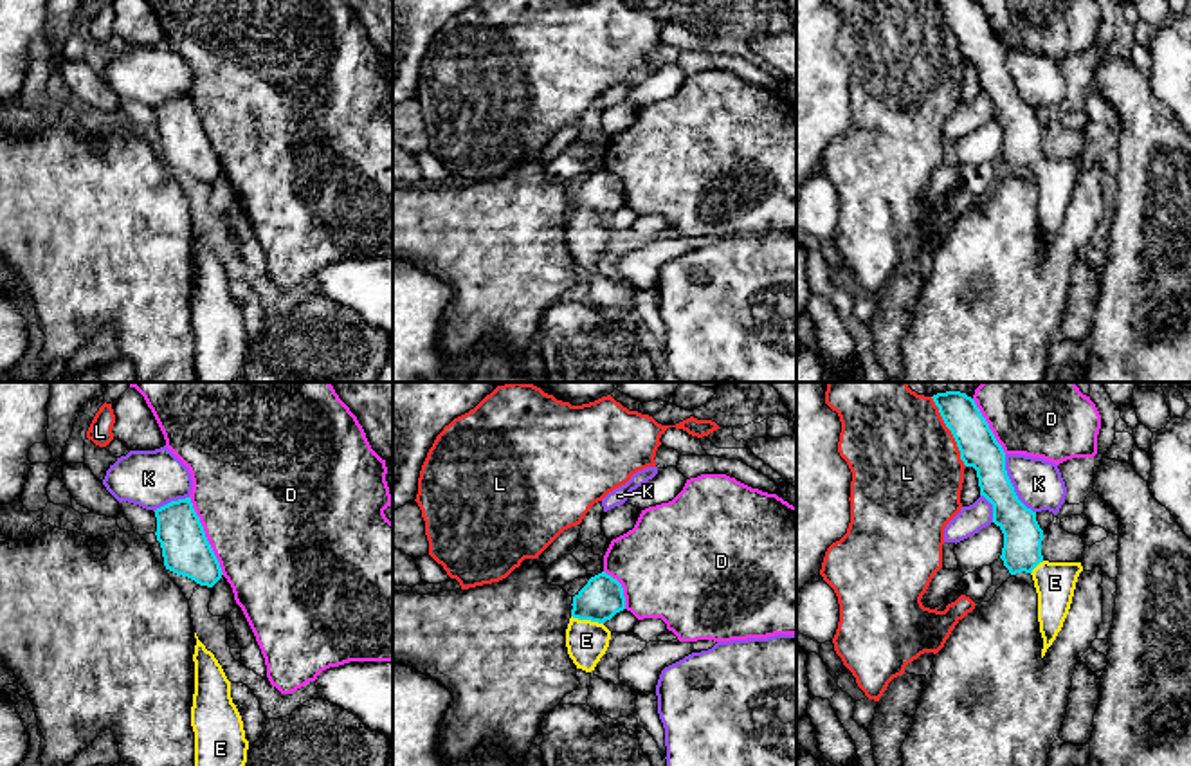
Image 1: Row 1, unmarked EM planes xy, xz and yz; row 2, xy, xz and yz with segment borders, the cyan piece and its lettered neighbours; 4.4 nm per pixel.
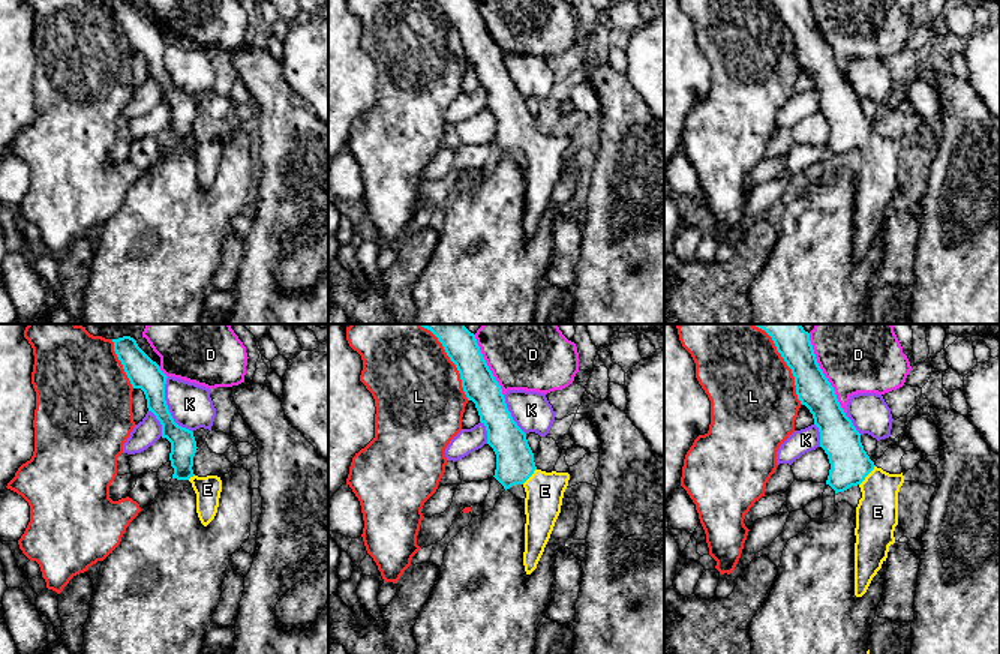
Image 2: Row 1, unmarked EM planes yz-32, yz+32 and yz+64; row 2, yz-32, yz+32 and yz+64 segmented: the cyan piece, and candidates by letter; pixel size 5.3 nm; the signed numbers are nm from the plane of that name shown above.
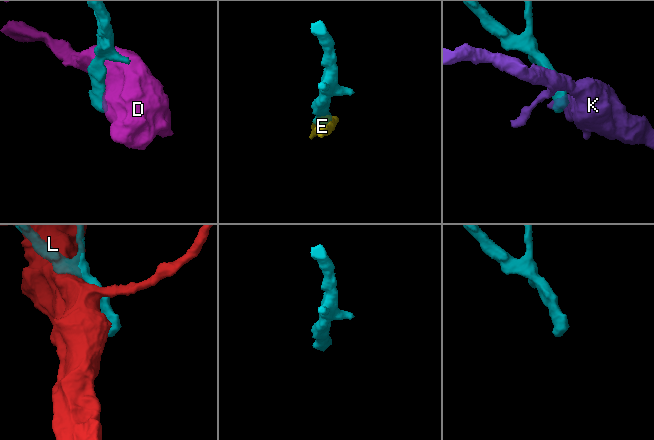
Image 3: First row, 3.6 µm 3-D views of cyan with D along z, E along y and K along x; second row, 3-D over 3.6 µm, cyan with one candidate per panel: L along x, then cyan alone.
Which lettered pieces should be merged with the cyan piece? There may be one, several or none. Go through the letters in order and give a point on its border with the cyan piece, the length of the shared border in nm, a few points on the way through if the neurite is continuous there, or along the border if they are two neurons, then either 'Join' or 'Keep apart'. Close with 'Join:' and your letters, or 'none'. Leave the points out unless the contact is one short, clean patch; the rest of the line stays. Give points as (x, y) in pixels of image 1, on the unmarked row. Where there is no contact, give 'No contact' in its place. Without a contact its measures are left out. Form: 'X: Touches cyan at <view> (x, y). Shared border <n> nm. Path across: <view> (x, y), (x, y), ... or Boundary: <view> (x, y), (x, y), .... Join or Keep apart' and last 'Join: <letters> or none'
D: Touches cyan at xy (204, 132). Shared border 380 nm. Keep apart
E: Touches cyan at xz (588, 215). Shared border 150 nm. Path across: xz (602, 193), (590, 206), (588, 215), (586, 237). Join
K: Touches cyan at yz (1011, 82). Shared border 300 nm. Boundary: yz (1004, 51), (1004, 65), (1015, 91), (1035, 109). Keep apart
L: Touches cyan at yz (952, 29). Shared border 320 nm. Keep apart
Join: E

